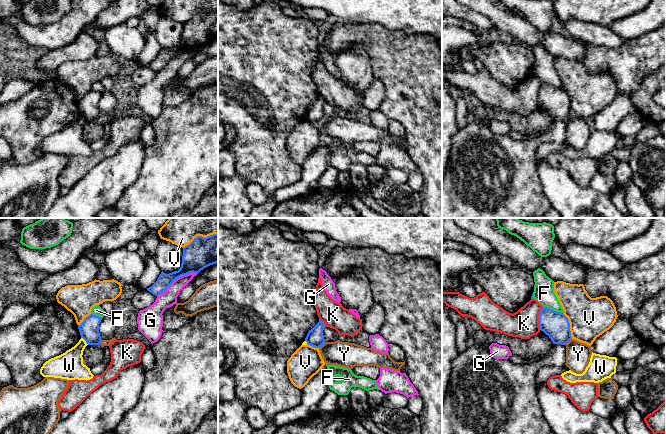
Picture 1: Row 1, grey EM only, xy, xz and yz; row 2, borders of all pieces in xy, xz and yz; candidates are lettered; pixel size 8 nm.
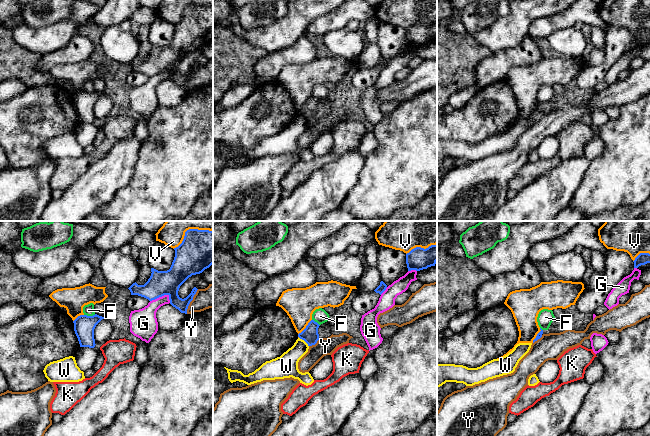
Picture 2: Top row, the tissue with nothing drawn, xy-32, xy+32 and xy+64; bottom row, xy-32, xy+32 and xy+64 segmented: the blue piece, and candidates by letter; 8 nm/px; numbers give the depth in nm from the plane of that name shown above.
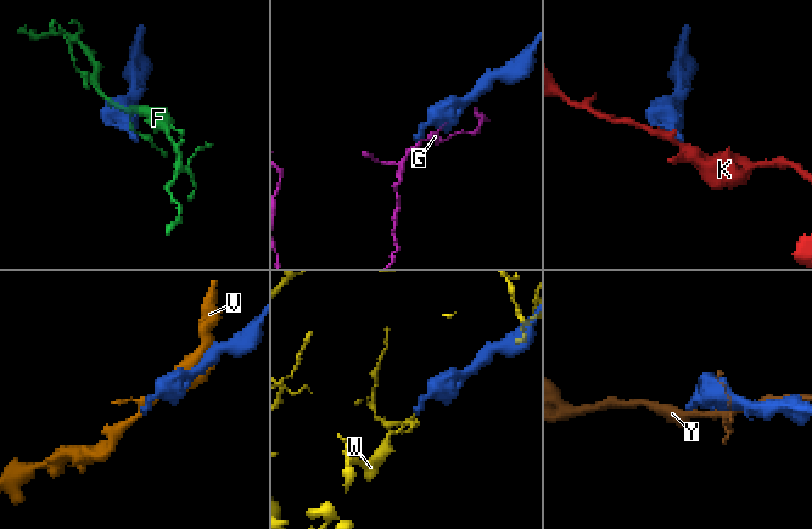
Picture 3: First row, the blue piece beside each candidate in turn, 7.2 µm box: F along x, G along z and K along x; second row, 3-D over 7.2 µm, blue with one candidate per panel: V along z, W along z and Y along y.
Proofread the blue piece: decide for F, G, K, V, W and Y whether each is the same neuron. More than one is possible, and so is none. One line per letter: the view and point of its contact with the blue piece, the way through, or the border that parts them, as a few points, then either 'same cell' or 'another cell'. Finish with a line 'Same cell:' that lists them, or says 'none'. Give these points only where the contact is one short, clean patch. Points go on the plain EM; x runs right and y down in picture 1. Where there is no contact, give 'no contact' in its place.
F: meets blue in yz at (553, 86); another cell
G: meets blue in xy at (177, 53); border along xy (197, 49), (190, 48), (179, 52), (157, 72); another cell
K: meets blue in yz at (539, 94); another cell
V: meets blue in xy at (199, 12); another cell
W: meets blue in xy at (85, 116); border along xy (81, 113), (88, 120); another cell
Y: meets blue in xz at (321, 121); another cell
Same cell: none

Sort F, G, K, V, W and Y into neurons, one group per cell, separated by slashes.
F / G / K / V / W / Y

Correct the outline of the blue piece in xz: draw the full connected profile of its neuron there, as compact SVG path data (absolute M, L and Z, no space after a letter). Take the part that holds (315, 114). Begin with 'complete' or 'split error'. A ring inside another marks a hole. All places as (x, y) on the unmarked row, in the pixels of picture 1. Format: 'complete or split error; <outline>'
complete; M319 96L319 98L311 105L309 106L305 117L308 121L319 124L325 119L323 106L326 103L325 99Z

